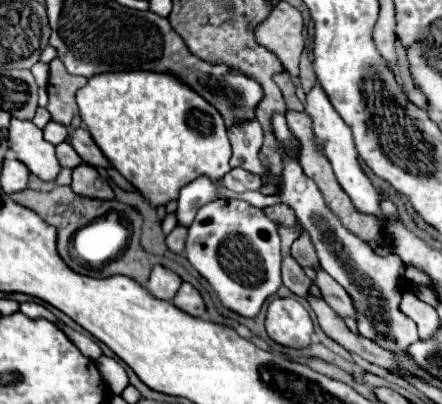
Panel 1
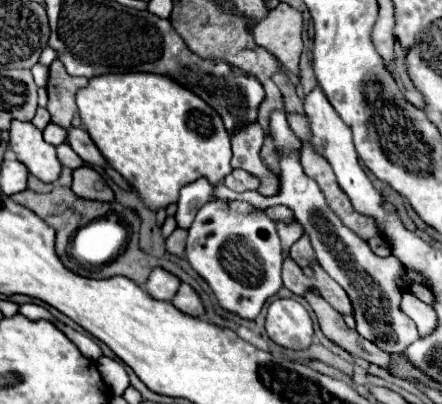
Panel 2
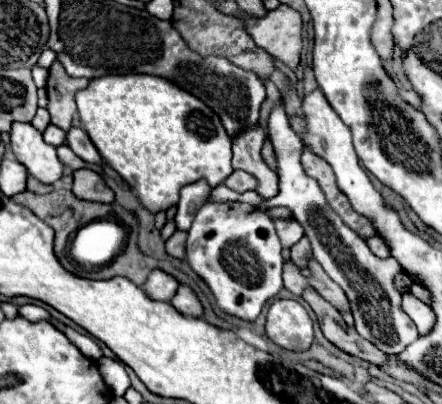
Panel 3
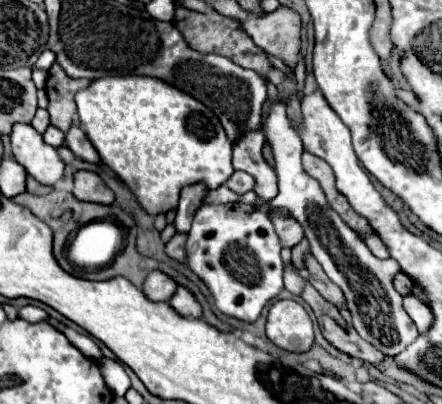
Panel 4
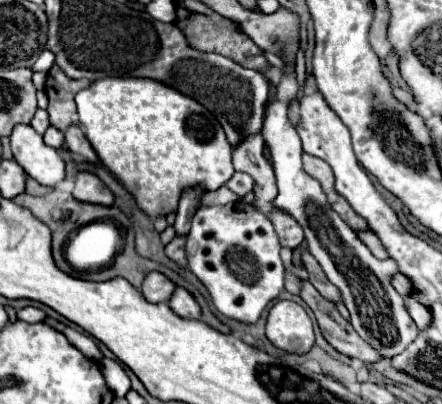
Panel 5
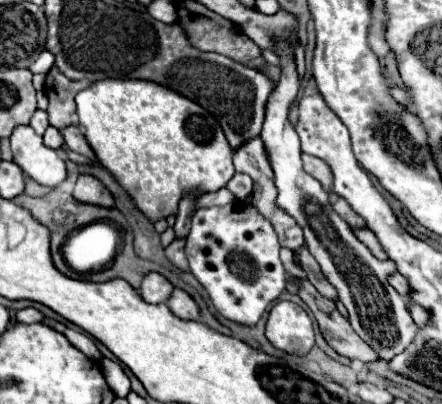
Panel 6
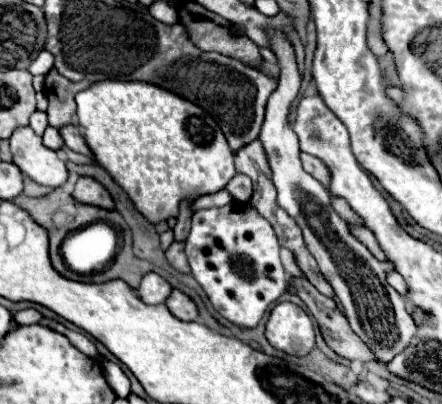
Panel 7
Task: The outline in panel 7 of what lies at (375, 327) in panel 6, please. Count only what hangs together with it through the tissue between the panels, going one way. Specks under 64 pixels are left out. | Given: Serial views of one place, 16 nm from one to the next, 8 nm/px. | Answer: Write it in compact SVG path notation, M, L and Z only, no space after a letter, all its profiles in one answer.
M282 34L270 36L272 50L280 62L280 80L278 88L272 92L266 104L266 120L260 130L260 140L268 158L268 164L274 174L274 186L278 190L278 206L284 208L296 224L302 228L306 248L316 258L320 272L336 290L338 302L346 310L346 318L352 330L374 350L378 362L390 362L396 354L400 354L416 334L416 324L412 316L406 312L404 298L386 282L386 276L394 272L394 264L384 260L376 260L370 250L352 236L348 224L334 212L330 204L328 190L314 180L308 172L304 172L300 162L300 144L298 136L288 122L290 104L296 100L300 90L300 74L296 66L296 54L288 38Z

